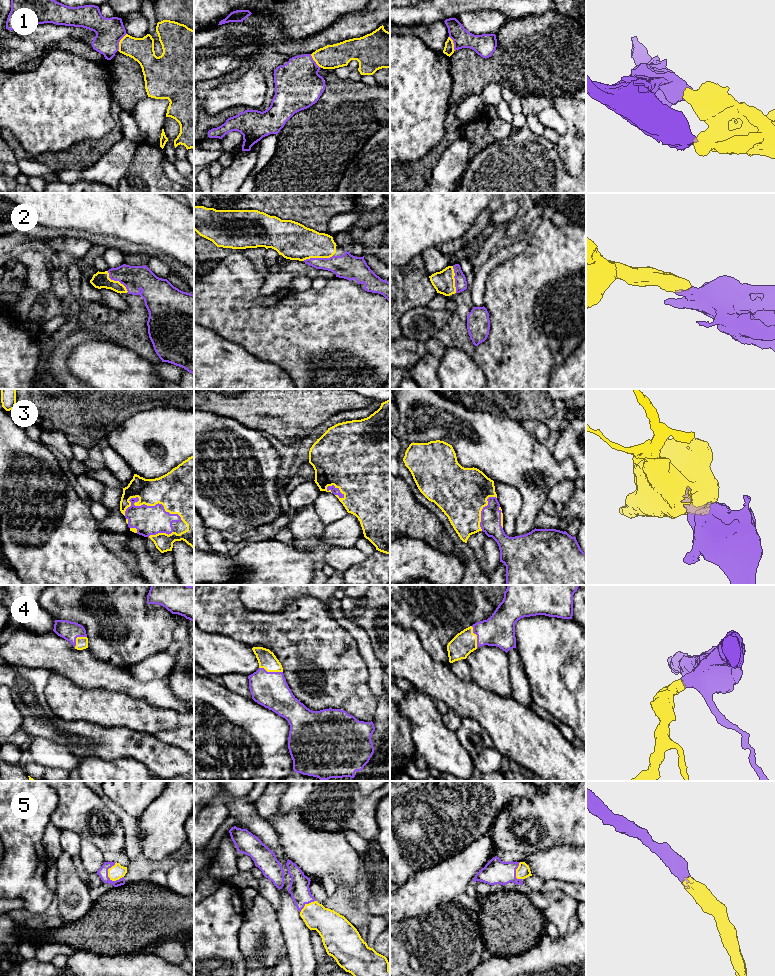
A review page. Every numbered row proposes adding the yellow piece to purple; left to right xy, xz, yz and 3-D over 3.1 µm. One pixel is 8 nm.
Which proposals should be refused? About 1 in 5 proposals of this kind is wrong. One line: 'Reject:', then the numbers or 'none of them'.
Reject: 1

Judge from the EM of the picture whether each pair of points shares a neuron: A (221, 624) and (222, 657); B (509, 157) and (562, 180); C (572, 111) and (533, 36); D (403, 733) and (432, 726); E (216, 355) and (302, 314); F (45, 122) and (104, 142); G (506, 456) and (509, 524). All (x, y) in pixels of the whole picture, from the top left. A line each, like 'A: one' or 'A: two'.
A: two
B: one
C: two
D: two
E: two
F: two
G: two

